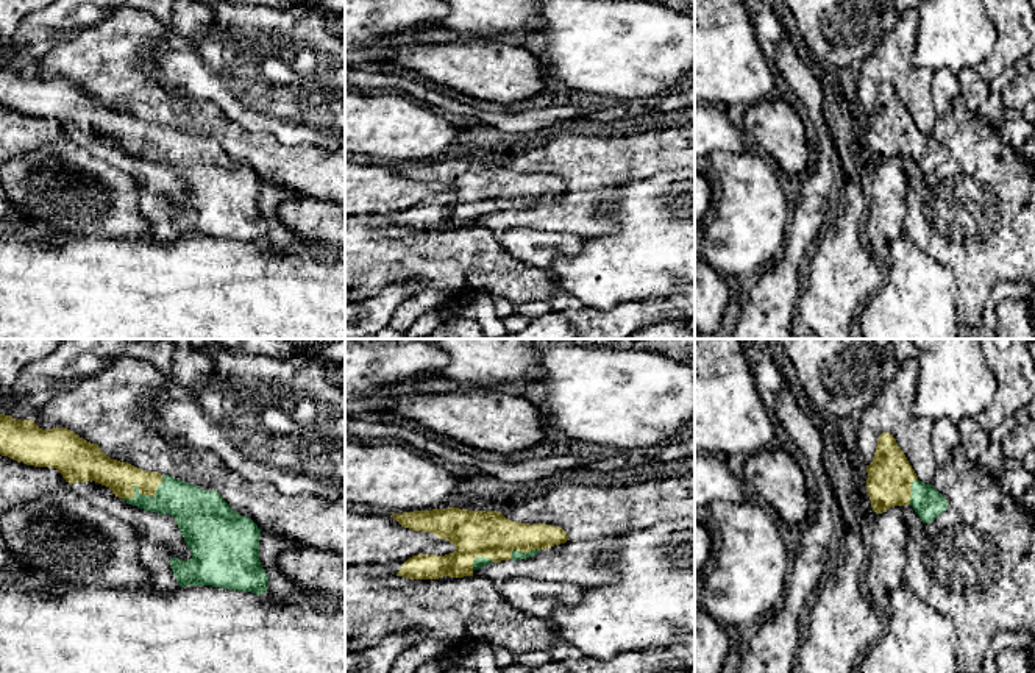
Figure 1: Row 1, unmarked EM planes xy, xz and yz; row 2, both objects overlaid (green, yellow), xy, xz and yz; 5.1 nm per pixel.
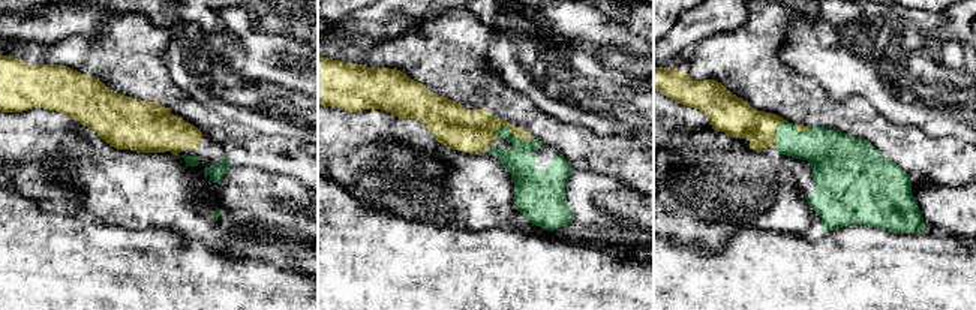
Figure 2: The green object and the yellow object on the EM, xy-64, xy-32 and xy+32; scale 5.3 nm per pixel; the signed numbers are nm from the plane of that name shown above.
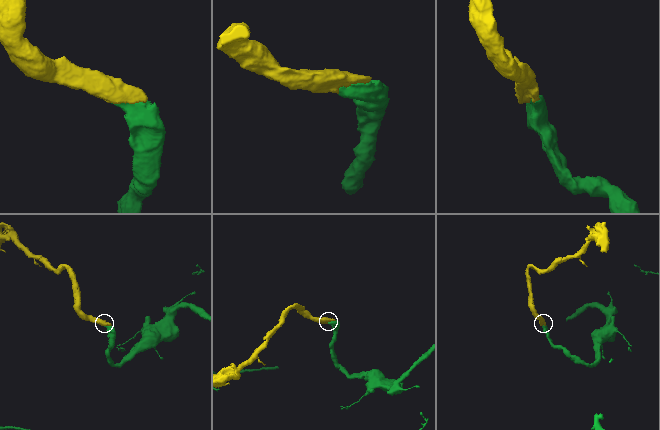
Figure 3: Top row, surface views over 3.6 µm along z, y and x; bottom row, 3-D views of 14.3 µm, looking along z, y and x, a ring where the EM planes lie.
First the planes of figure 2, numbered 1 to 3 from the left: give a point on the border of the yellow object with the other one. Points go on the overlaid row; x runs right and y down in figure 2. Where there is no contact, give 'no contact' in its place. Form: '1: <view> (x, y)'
1: no contact
2: xy-32 (505, 128)
3: xy+32 (775, 131)

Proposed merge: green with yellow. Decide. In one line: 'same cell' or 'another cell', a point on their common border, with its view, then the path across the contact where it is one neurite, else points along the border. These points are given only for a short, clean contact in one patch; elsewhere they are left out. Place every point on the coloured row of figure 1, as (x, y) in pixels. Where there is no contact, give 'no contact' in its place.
same cell; contact xy (147, 495)

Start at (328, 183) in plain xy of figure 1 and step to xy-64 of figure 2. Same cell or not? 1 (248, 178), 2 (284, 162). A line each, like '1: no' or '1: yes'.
1: no
2: yes

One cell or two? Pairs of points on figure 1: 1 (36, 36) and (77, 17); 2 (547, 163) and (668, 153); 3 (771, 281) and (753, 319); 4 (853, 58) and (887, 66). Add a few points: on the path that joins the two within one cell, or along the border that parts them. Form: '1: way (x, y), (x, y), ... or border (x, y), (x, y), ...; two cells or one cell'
1: way (46, 27), (52, 21), (67, 17); one cell
2: way (576, 160), (626, 160), (639, 156); one cell
3: border (745, 299), (753, 302), (768, 317); two cells
4: border (887, 32), (856, 69); two cells

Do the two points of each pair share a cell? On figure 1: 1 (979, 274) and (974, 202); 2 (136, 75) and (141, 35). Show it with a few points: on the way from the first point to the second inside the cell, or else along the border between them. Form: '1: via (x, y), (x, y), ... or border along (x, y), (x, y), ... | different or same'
1: via (979, 256), (979, 219) | same
2: via (135, 66), (135, 44) | same

